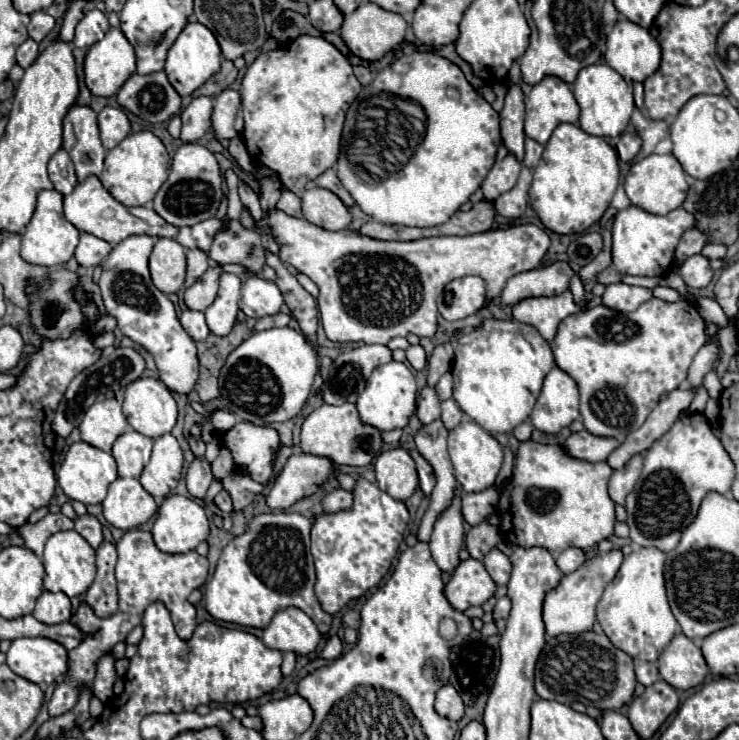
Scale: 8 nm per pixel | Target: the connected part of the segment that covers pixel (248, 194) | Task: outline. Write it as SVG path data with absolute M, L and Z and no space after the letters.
M239 182L239 198L243 202L243 206L247 210L251 210L251 218L261 218L261 206L259 206L259 198L255 194L255 190L251 190L247 184Z

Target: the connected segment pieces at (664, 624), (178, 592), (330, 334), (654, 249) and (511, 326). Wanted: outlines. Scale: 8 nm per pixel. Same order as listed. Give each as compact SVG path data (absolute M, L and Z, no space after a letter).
M639 548L631 552L597 604L597 622L607 638L611 638L613 646L641 662L655 662L677 632L677 620L665 594L663 564L665 554L655 548Z
M145 530L125 532L123 538L117 542L117 552L119 552L119 558L117 558L115 576L117 576L117 588L119 588L119 610L109 618L101 618L99 624L95 624L95 614L85 604L81 604L77 614L73 614L71 622L77 624L83 632L93 634L93 636L85 638L75 650L69 652L69 672L67 672L65 680L61 684L57 684L53 696L47 704L49 716L61 716L75 706L79 686L91 684L95 678L95 662L99 660L97 656L103 656L117 642L125 640L127 634L135 626L141 624L143 610L147 610L147 606L151 606L151 602L163 602L167 606L173 626L183 640L191 638L191 634L197 626L195 608L193 608L193 604L187 602L187 596L195 588L201 588L207 580L209 562L205 556L199 556L195 550L187 552L187 554L165 554L155 546L151 534Z
M273 210L269 218L261 220L259 226L271 224L273 234L281 246L281 260L295 266L301 274L309 276L319 286L319 312L325 334L331 342L365 342L365 344L387 344L395 336L417 334L419 338L433 338L437 332L437 296L443 292L445 284L475 274L487 284L487 296L497 298L507 284L519 272L527 272L539 266L543 254L549 248L549 236L533 226L521 224L505 230L489 230L471 236L441 236L441 238L421 238L411 242L383 242L367 238L353 230L327 232L309 224L307 220L291 218L285 212Z
M629 206L625 210L619 210L613 220L613 268L621 274L633 274L633 276L663 276L671 270L673 250L681 238L681 234L687 228L695 226L695 218L685 212L683 208L677 208L665 216L649 214L637 206Z
M485 320L481 326L473 328L469 334L463 334L455 346L455 364L453 364L453 400L459 408L483 426L491 434L511 432L517 424L527 422L531 410L537 402L537 396L543 386L543 378L555 366L553 352L549 342L529 324L517 320Z

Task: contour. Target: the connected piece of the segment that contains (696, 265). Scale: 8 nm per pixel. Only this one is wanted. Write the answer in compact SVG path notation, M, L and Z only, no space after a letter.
M695 254L679 266L679 274L689 288L705 288L713 278L713 268L705 256Z

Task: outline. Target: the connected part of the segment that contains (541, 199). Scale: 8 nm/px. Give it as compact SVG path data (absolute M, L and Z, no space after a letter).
M559 124L543 150L539 166L533 170L529 202L545 228L557 234L579 234L605 214L617 184L615 150L603 138L585 134L577 124Z

